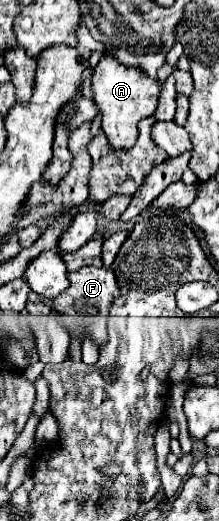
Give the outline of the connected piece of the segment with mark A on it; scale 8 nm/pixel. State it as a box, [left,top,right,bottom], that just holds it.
[93,51,161,149]

